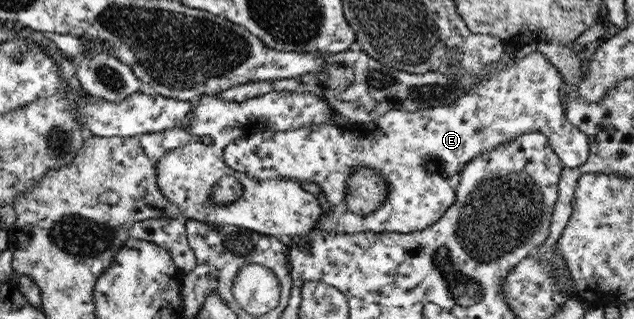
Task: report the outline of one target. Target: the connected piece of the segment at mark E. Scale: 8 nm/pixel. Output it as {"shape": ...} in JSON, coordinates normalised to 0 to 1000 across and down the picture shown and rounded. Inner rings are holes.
{"shape":[[[838,163],[825,185],[778,216],[768,248],[756,254],[749,273],[707,332],[674,339],[661,351],[632,345],[614,348],[585,386],[554,386],[544,395],[509,389],[509,395],[478,395],[453,414],[407,411],[393,433],[374,433],[361,448],[352,476],[355,514],[368,533],[386,542],[393,555],[409,564],[427,564],[434,555],[453,561],[486,564],[506,583],[508,602],[519,627],[522,674],[506,674],[500,693],[498,721],[514,734],[522,727],[629,727],[636,734],[655,730],[683,708],[705,652],[711,652],[721,627],[721,583],[727,533],[737,520],[740,502],[759,489],[762,476],[774,476],[797,445],[834,420],[853,414],[863,426],[866,458],[882,489],[890,527],[910,527],[929,489],[929,442],[923,414],[902,395],[891,367],[885,326],[885,282],[888,241],[882,216],[853,163]],[[563,524],[585,524],[595,530],[614,580],[614,614],[601,639],[598,658],[579,677],[566,677],[547,658],[544,599],[547,599],[547,555]]]}

